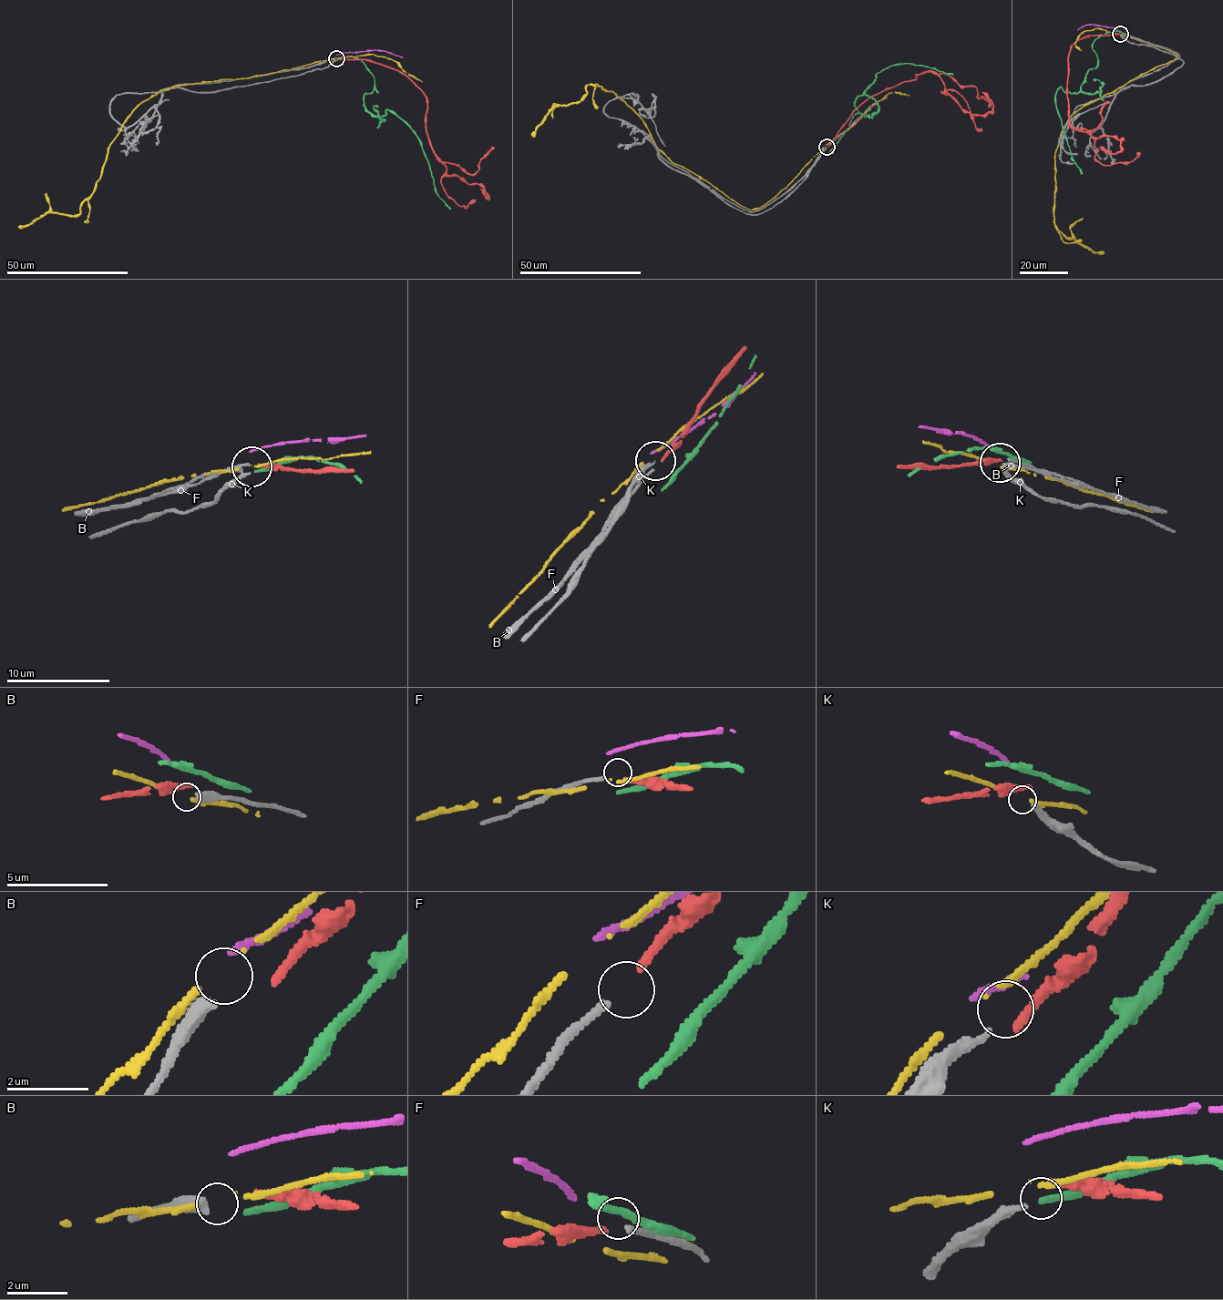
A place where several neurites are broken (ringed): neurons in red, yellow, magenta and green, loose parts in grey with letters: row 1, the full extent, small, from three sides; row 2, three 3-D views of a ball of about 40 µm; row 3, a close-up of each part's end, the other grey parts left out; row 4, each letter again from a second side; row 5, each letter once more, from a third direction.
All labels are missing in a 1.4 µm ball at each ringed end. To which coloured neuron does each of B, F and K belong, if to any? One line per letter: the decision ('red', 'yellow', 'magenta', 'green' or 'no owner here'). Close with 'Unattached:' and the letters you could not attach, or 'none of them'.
B: no owner here
F: no owner here
K: no owner here
Unattached: B, F, K

